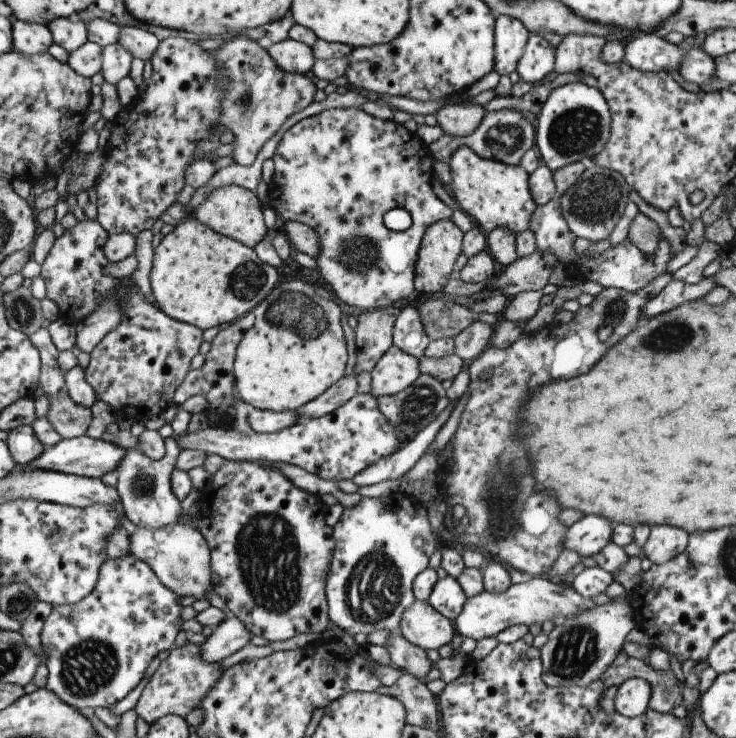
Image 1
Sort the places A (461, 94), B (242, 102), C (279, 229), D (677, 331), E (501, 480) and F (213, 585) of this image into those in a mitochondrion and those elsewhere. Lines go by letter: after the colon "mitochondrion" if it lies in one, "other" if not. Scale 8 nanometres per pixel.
A: other
B: mitochondrion
C: other
D: mitochondrion
E: mitochondrion
F: other

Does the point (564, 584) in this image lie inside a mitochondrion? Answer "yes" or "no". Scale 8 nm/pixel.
no

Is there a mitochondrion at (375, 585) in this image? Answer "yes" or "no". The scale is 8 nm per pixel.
yes

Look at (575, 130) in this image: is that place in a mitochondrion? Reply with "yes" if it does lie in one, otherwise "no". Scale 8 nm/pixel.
yes

